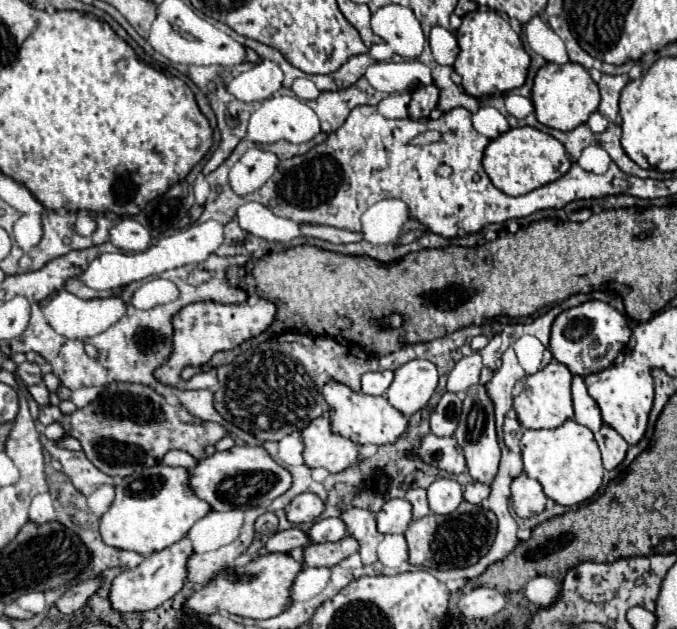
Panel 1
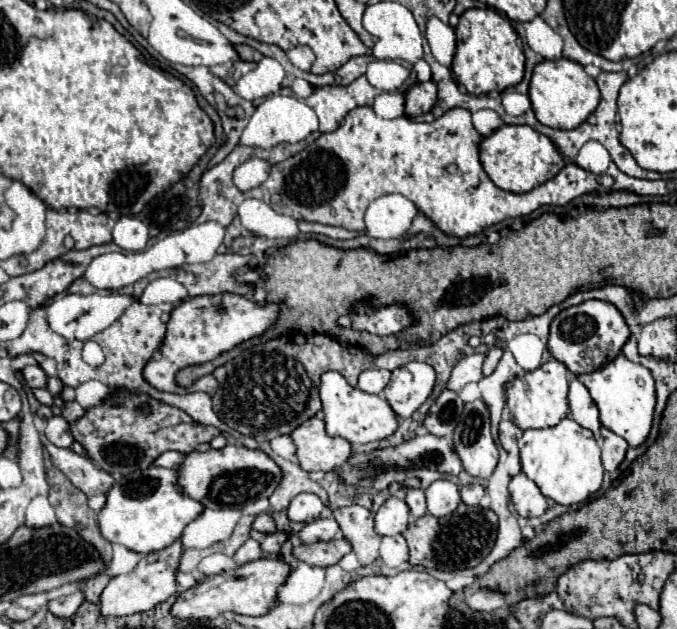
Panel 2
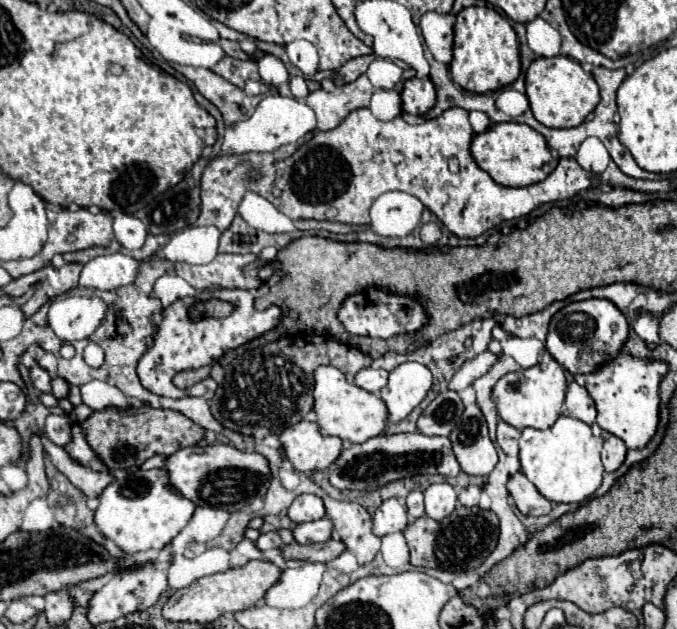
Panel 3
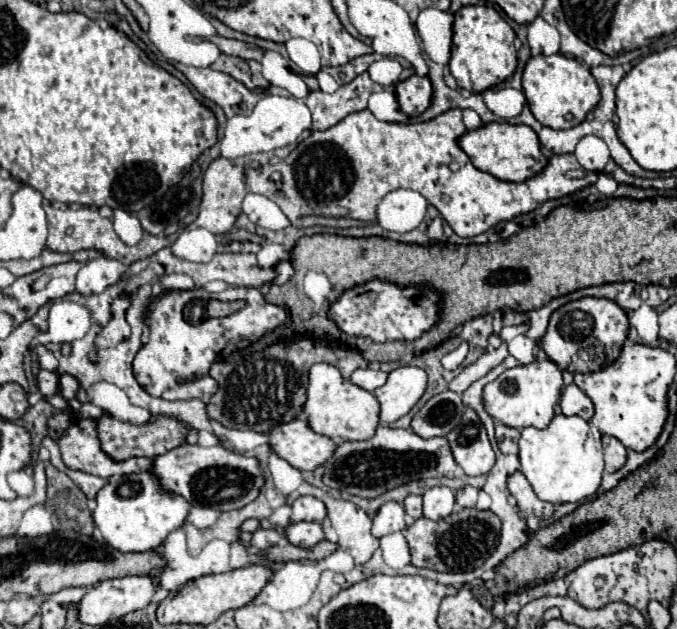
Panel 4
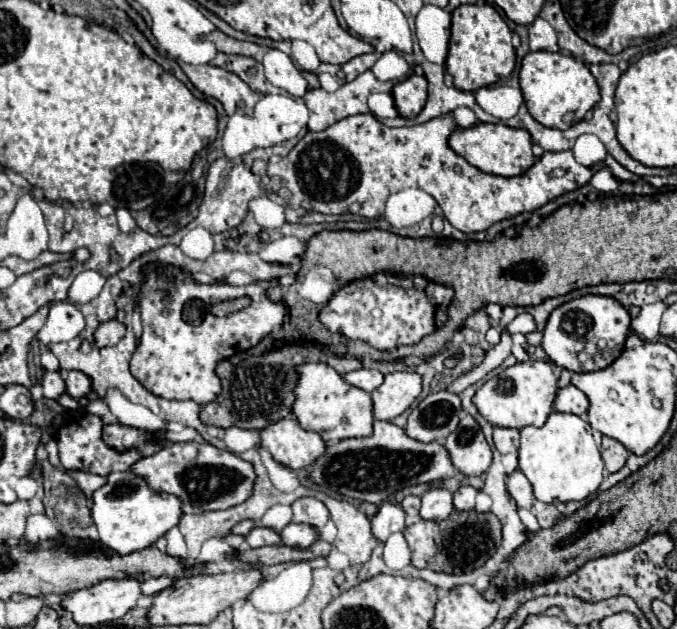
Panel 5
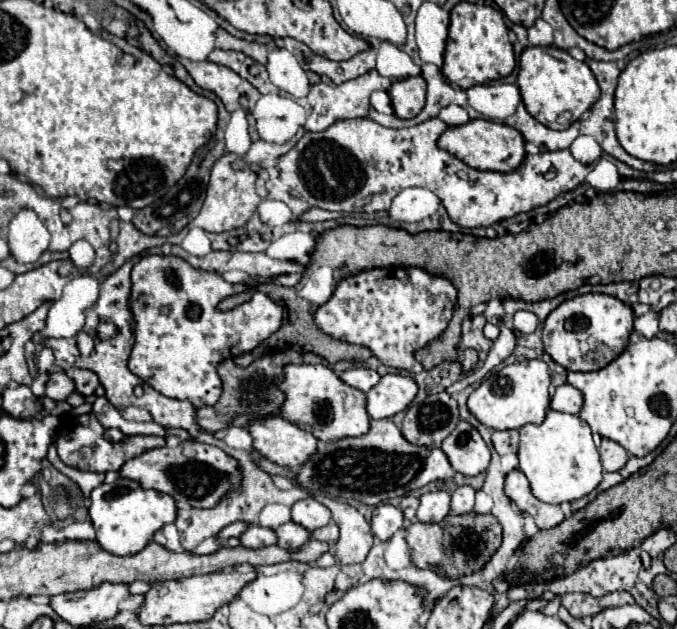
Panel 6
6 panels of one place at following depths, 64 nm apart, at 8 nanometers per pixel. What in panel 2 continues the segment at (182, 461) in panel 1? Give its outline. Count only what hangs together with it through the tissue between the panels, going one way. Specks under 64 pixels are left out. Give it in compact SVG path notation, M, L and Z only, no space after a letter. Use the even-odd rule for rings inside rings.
M164 452L154 464L156 466L164 466L164 468L176 468L178 464L182 466L184 464L184 454L182 452Z

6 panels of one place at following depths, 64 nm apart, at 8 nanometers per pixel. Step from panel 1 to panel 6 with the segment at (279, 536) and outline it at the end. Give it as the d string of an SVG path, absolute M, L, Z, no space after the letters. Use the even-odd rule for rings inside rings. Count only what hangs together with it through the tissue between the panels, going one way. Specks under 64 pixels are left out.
M248 526L248 530L240 536L240 542L242 546L246 548L264 548L264 546L270 546L270 544L276 544L278 542L278 536L274 530L270 528L262 528L262 526Z

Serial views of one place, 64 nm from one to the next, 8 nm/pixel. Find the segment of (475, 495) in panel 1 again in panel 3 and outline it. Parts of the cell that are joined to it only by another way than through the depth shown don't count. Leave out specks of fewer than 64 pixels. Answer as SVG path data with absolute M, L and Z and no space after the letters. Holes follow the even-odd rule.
M466 486L466 488L460 490L458 500L460 500L462 506L476 506L478 500L480 500L480 494L482 494L480 486Z

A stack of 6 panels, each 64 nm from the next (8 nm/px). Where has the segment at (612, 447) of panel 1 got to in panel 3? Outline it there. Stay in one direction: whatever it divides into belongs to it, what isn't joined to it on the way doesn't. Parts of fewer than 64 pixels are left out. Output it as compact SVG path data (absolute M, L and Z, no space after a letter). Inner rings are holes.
M602 432L602 440L604 440L604 450L602 450L604 470L606 472L614 472L624 462L628 448L618 436L612 436L610 432Z

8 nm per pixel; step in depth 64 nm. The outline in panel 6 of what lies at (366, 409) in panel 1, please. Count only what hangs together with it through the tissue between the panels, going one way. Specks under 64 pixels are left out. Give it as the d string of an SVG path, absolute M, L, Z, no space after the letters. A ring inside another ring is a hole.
M288 364L288 368L284 368L284 392L286 392L288 400L284 402L282 416L288 418L298 428L312 432L322 442L340 440L340 438L348 438L348 436L364 436L370 430L370 416L366 410L366 394L360 392L358 388L352 388L346 382L342 382L330 366L324 366L324 364L316 364L316 366L314 364Z

